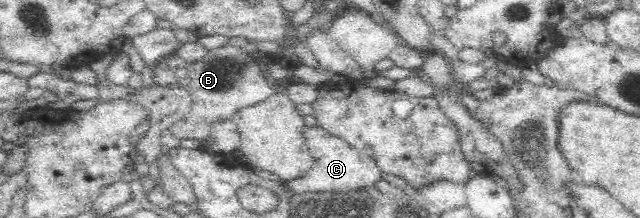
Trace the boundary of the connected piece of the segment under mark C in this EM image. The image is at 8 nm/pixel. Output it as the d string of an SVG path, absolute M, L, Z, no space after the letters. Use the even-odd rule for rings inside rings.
M319 125L309 126L303 132L309 152L314 158L314 166L307 174L292 178L286 182L286 187L293 194L305 192L353 192L363 188L373 188L383 174L376 160L359 152L342 138L329 134Z

